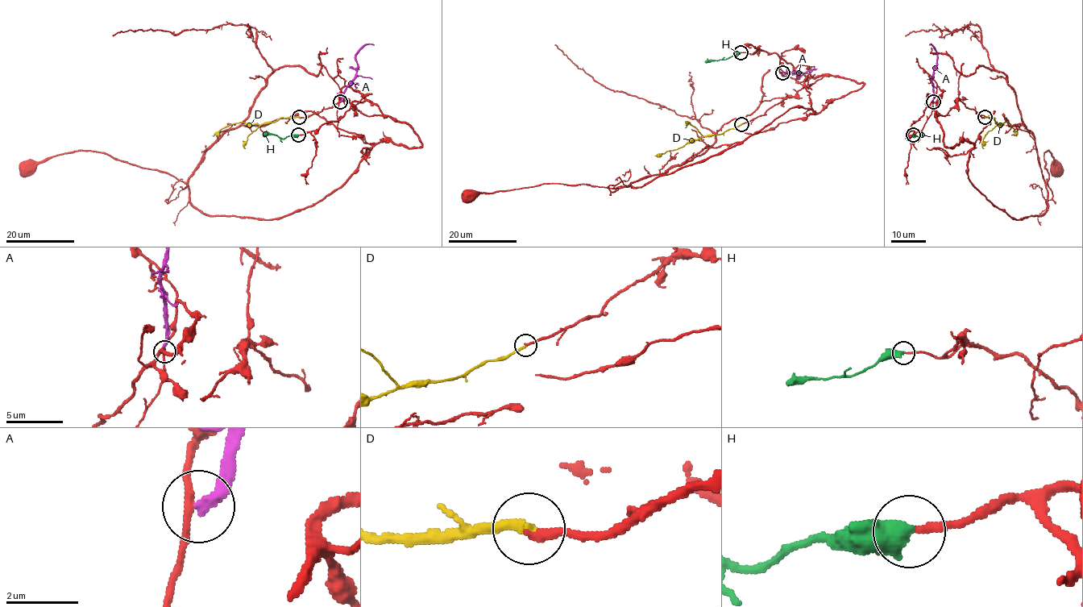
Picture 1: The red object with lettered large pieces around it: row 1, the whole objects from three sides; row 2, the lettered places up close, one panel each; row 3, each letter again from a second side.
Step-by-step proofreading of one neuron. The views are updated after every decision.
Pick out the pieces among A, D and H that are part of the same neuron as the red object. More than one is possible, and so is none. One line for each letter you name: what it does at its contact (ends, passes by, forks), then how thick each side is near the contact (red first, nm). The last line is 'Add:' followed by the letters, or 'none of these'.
D: It ends there. Thickness 200 nm (red) against 260 nm
H: It ends there. Thickness 180 nm (red) against 550 nm
Add: D, H

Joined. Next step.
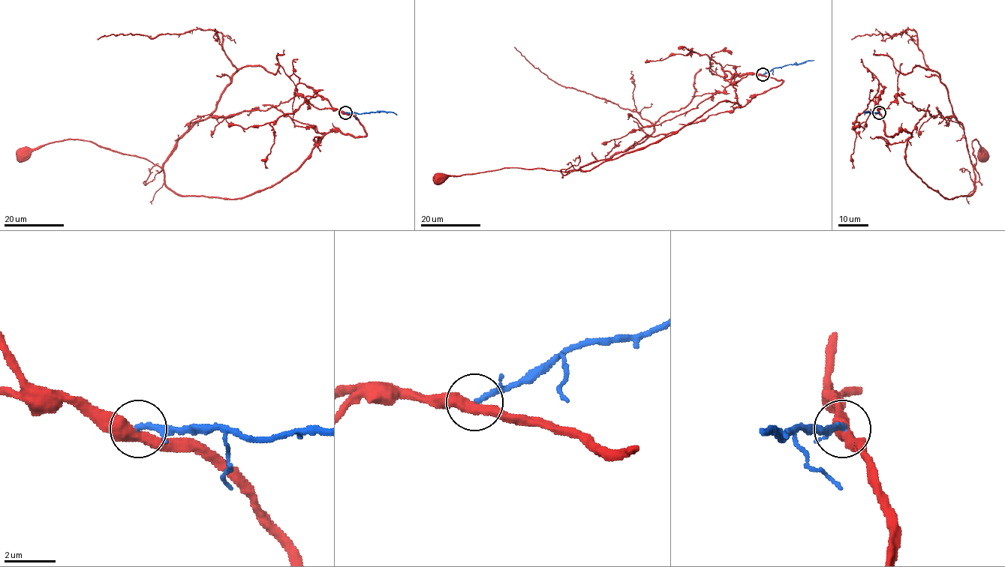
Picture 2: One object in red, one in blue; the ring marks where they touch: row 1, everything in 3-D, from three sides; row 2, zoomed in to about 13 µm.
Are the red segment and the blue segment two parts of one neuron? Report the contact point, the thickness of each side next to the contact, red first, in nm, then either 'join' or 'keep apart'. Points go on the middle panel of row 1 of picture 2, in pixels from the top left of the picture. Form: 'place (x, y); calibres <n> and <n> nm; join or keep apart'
place (762, 74); calibres 460 and 240 nm; keep apart

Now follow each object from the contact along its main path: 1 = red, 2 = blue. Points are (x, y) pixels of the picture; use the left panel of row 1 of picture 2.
1: (345, 112), (365, 135), (329, 130), (296, 170), (237, 199), (184, 196), (159, 166), (83, 139), (22, 153)
2: (345, 112), (384, 111), (397, 115)

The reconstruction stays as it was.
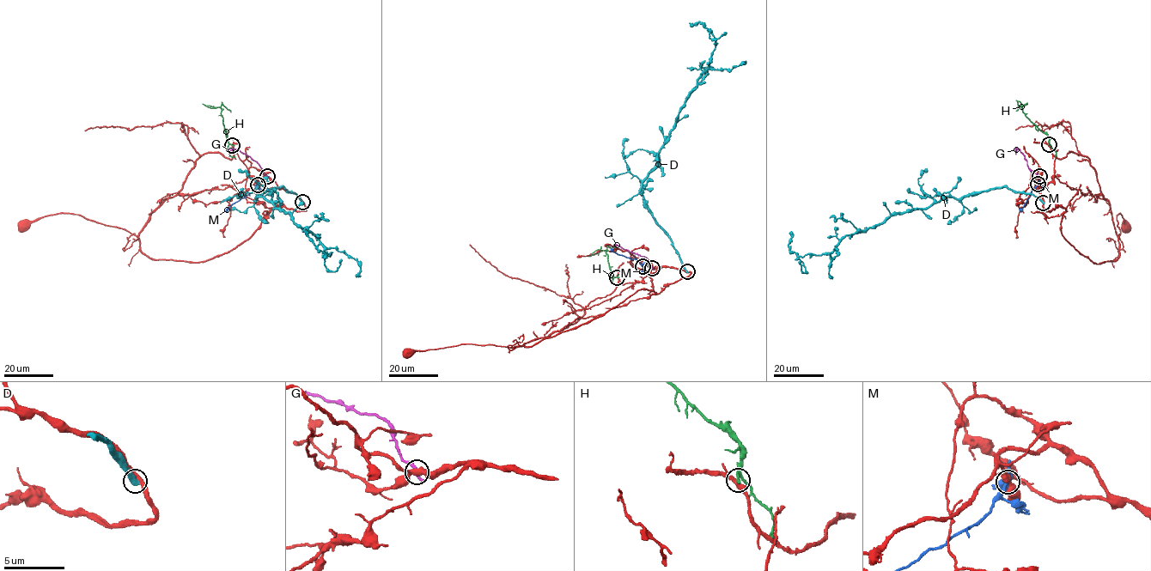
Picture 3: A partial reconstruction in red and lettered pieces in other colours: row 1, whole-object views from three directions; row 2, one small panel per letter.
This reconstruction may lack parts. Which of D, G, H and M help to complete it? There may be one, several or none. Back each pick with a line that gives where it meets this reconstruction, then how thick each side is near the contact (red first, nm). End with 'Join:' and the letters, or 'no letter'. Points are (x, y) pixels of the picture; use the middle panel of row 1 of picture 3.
Join: no letter

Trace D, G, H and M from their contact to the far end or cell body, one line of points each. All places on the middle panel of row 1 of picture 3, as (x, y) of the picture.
D: (687, 272), (642, 194), (642, 181), (709, 67), (715, 47), (710, 32), (714, 38), (726, 33)
G: (652, 268), (645, 257), (615, 245)
H: (618, 276), (612, 276), (605, 251), (587, 256)
M: (642, 266), (635, 259), (611, 250)

